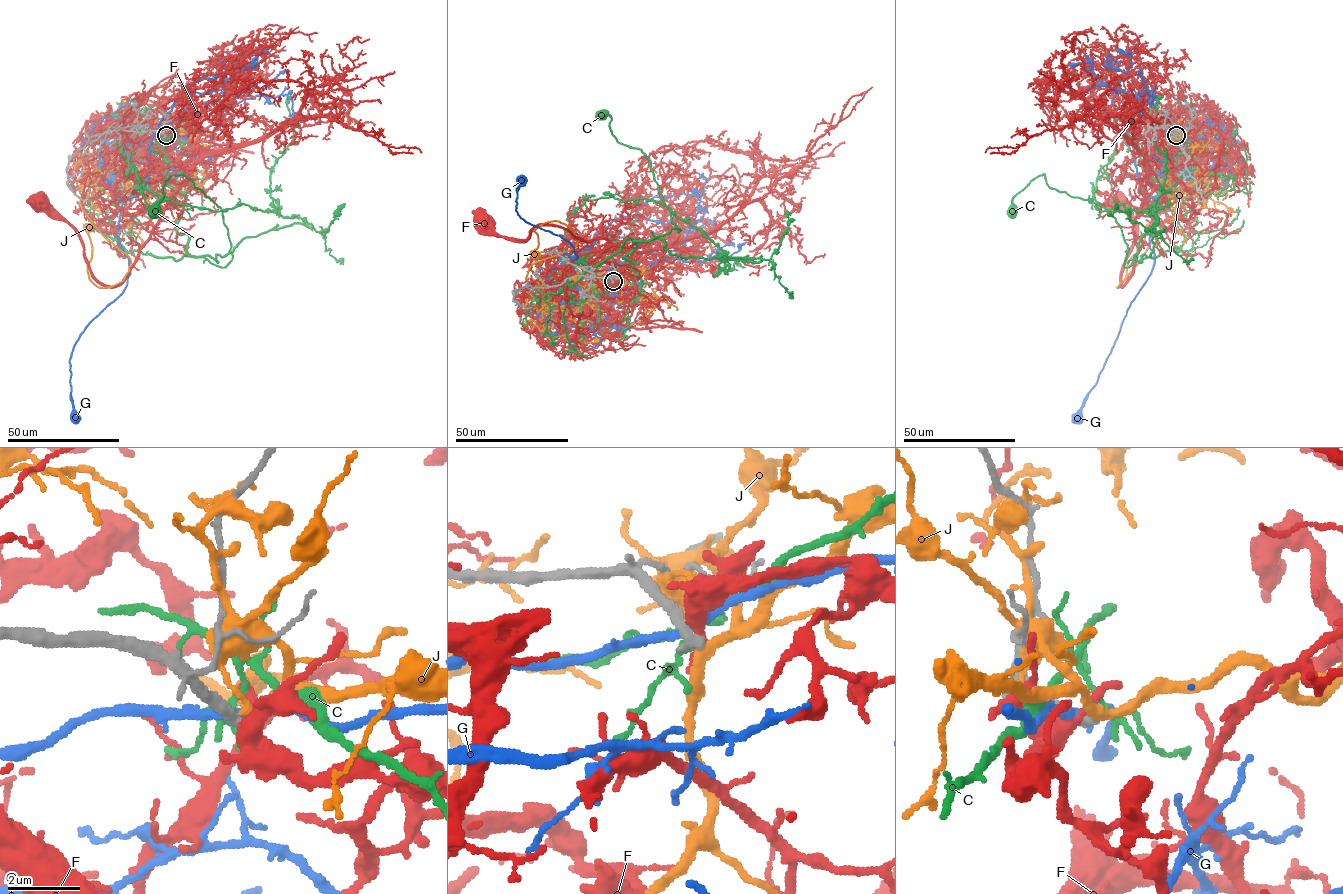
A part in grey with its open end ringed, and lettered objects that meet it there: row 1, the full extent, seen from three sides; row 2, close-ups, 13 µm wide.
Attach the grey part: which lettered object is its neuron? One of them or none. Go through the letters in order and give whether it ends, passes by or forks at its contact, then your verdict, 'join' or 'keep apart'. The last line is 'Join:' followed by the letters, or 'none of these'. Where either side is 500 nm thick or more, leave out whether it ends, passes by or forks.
C: it passes by | keep apart
F: it passes by | keep apart
G: it passes by | keep apart
J: it passes by | keep apart
Join: none of these

